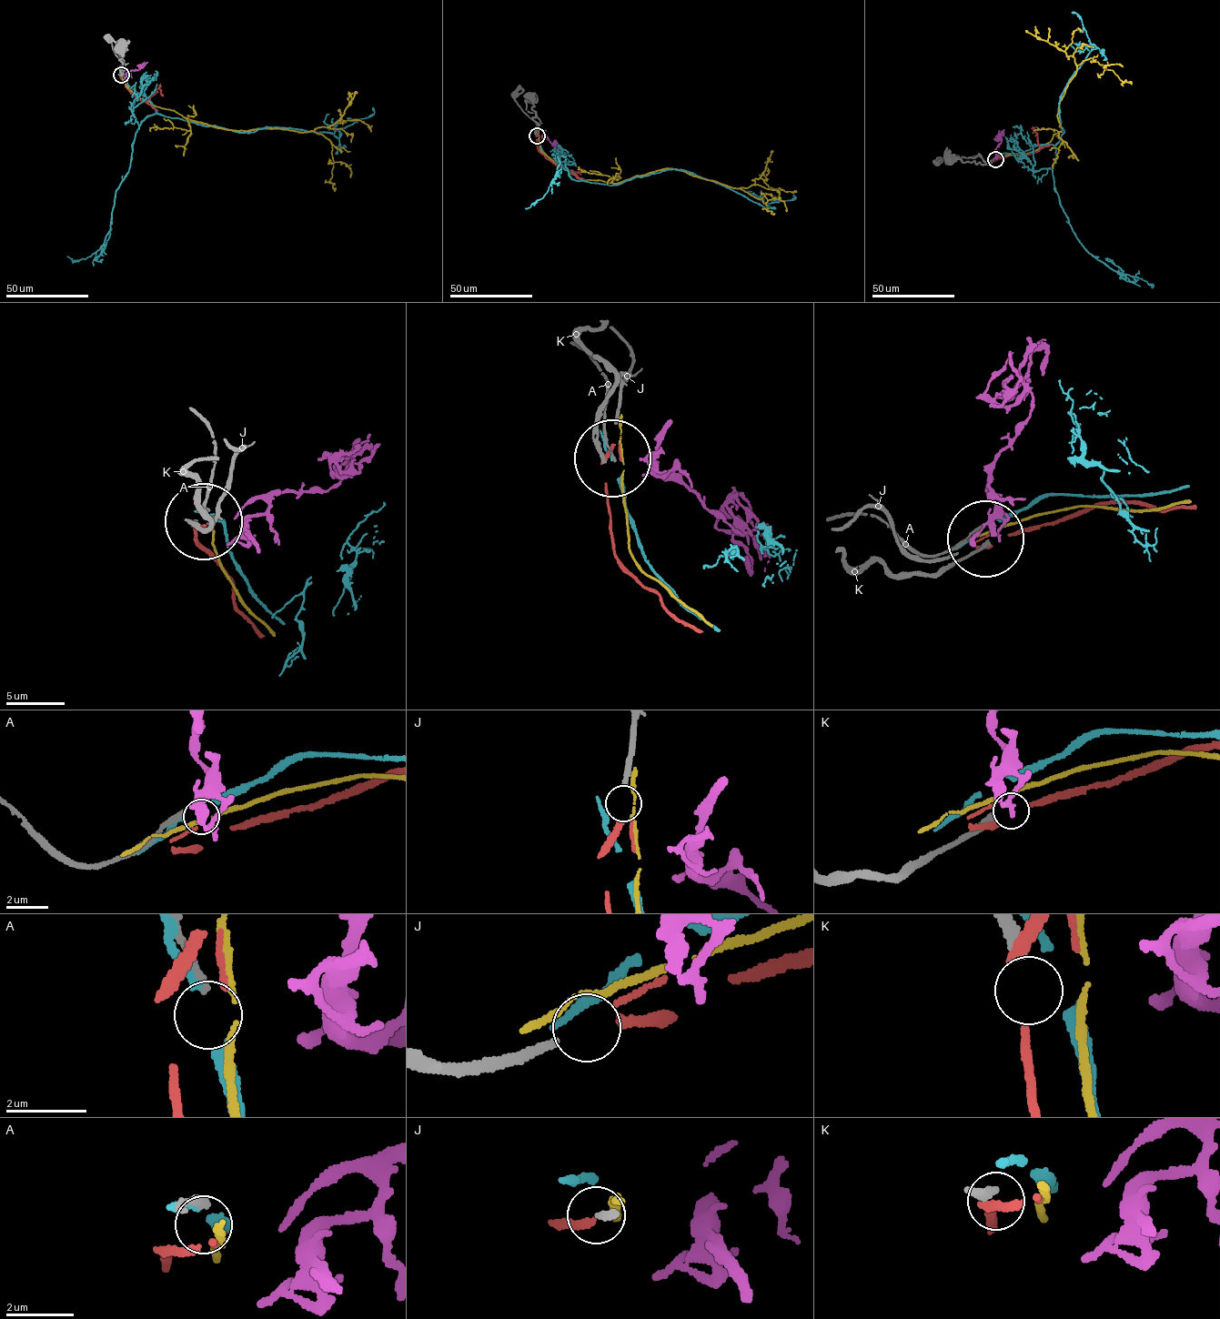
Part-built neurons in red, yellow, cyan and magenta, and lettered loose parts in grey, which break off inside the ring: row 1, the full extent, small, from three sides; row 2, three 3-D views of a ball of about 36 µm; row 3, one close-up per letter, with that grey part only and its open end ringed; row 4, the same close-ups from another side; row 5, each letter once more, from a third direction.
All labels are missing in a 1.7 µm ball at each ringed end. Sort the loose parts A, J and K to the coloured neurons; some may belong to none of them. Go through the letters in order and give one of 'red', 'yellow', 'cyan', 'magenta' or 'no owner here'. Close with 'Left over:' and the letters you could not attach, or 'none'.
A: no owner here
J: red
K: no owner here
Left over: A, K

